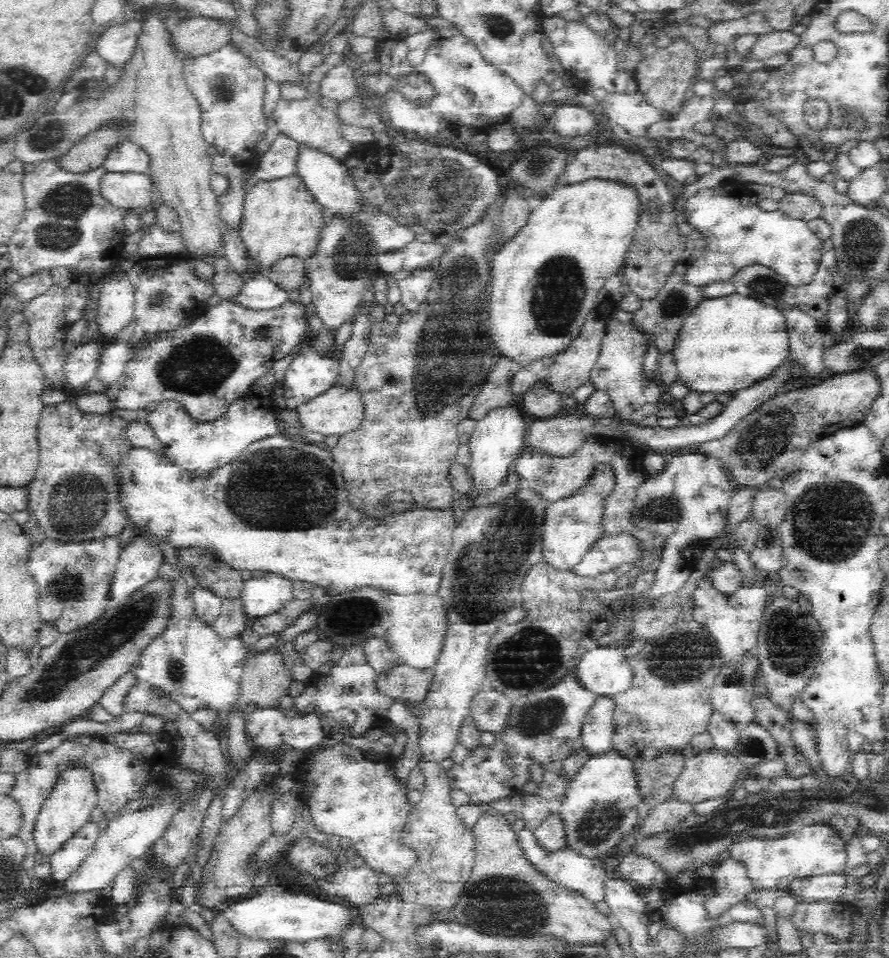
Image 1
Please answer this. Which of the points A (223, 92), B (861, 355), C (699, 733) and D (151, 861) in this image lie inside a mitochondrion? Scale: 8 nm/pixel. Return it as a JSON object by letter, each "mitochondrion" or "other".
{"A":"mitochondrion","B":"mitochondrion","C":"other","D":"other"}

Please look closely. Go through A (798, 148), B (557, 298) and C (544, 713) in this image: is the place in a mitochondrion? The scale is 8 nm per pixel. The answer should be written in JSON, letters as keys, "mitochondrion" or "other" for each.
{"A":"other","B":"mitochondrion","C":"mitochondrion"}

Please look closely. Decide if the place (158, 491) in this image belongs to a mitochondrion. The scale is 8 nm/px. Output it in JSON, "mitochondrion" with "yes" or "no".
{"mitochondrion":"no"}

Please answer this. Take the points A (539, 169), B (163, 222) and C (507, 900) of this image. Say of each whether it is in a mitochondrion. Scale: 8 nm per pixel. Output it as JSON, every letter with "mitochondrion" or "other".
{"A":"mitochondrion","B":"other","C":"mitochondrion"}

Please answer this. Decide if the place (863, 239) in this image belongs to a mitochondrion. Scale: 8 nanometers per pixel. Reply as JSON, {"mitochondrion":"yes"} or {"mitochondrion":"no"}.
{"mitochondrion":"yes"}

